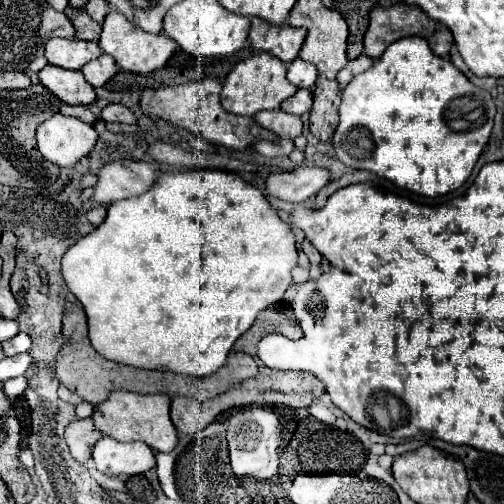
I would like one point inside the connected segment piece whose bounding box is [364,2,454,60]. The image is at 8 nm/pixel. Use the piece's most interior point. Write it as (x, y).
(387, 25)

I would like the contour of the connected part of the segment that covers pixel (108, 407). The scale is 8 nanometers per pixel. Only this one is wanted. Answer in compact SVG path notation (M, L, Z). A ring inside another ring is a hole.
M114 390L106 402L98 404L92 414L94 426L120 442L146 442L156 452L170 452L178 444L178 432L170 420L170 398L166 394L134 394Z

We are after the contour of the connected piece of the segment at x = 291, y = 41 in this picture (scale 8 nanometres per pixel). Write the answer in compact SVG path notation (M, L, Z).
M256 18L252 20L248 34L248 40L256 50L272 52L272 56L284 62L292 62L298 56L304 38L306 38L304 28L292 28L290 24L276 26Z

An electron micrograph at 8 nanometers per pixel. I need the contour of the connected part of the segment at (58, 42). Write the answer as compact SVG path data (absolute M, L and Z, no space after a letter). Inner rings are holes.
M50 38L46 42L46 58L52 66L80 70L86 62L98 58L102 54L98 42L84 40L66 40L66 38Z

